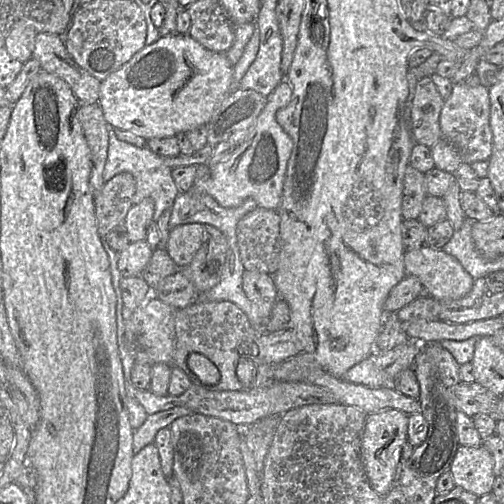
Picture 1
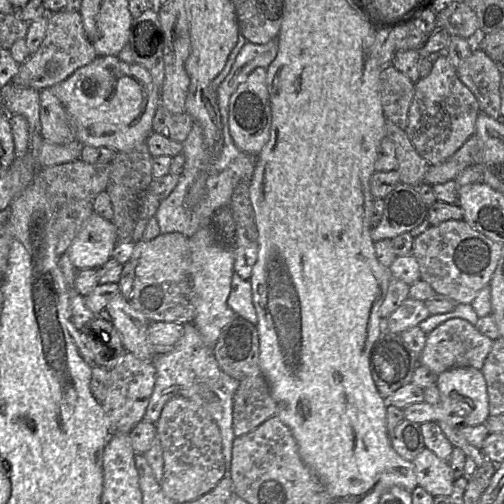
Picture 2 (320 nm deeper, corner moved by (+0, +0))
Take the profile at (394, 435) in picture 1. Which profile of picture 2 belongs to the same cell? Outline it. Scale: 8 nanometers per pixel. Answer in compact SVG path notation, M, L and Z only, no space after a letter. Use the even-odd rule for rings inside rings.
M473 367L451 368L438 374L436 386L440 401L430 404L425 401L403 408L404 419L418 424L445 422L452 427L484 424L489 417L489 398L485 377L481 370Z

